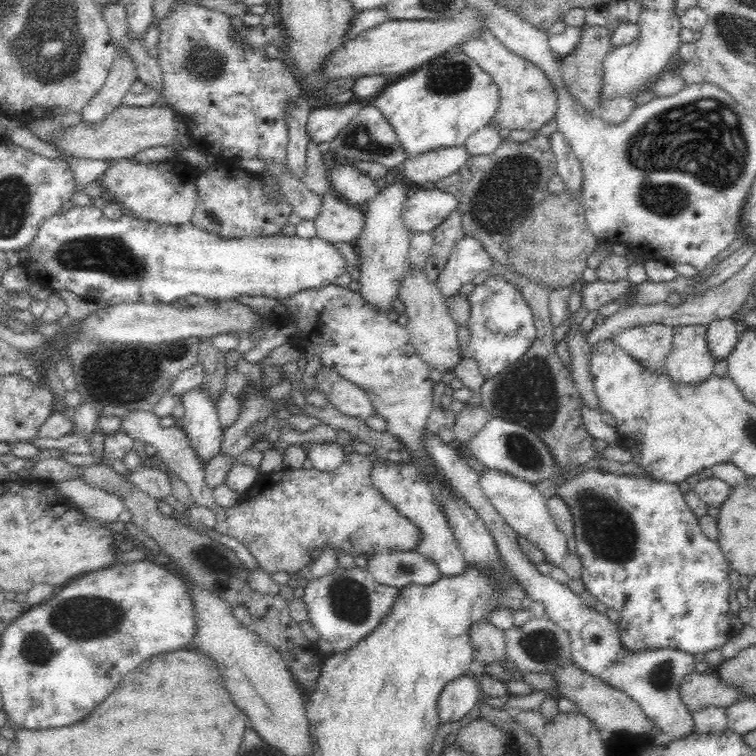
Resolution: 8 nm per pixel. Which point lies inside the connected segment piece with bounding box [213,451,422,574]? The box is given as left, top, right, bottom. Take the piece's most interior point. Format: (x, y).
(286, 514)

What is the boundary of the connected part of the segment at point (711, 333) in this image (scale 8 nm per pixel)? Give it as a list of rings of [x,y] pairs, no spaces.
[[[724,317],[713,320],[706,325],[708,349],[716,360],[726,359],[738,342],[736,320]]]

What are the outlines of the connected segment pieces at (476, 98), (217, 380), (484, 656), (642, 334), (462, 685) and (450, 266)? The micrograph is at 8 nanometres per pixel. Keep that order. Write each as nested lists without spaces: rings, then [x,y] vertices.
[[[462,51],[452,56],[438,55],[410,76],[386,86],[374,105],[396,131],[407,159],[442,147],[465,146],[471,134],[493,120],[498,102],[498,85],[490,73]]]
[[[199,339],[199,344],[197,363],[202,365],[205,372],[200,385],[208,393],[210,400],[216,403],[226,389],[226,357],[218,348],[210,345],[208,339]]]
[[[482,620],[470,625],[469,637],[474,659],[486,665],[502,661],[505,654],[504,630]]]
[[[648,323],[633,326],[614,336],[612,340],[640,365],[664,371],[666,357],[673,344],[674,328],[662,323]]]
[[[464,675],[448,682],[438,697],[438,719],[440,724],[460,721],[478,702],[477,677]]]
[[[465,235],[454,246],[444,270],[438,274],[438,280],[434,284],[445,297],[454,296],[481,272],[492,273],[492,266],[490,255],[482,248],[482,243]]]

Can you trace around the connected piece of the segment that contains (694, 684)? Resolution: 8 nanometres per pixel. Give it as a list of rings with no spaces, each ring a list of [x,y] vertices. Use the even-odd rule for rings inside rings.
[[[695,671],[684,678],[680,695],[682,703],[691,711],[691,714],[710,706],[725,709],[744,698],[739,688],[722,683],[716,674],[699,674]]]

